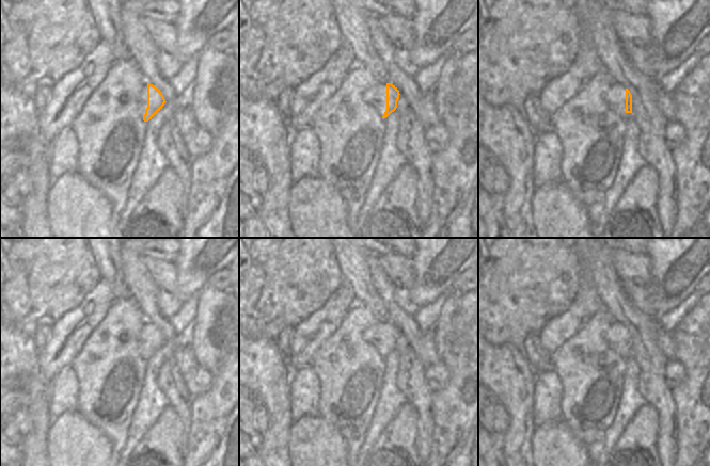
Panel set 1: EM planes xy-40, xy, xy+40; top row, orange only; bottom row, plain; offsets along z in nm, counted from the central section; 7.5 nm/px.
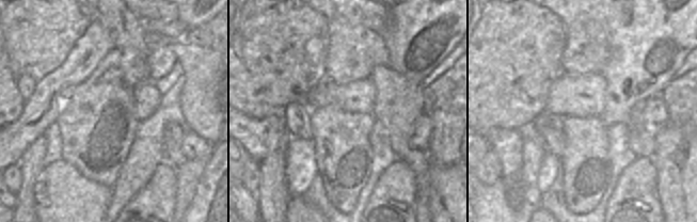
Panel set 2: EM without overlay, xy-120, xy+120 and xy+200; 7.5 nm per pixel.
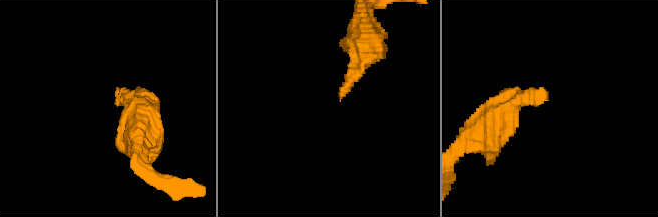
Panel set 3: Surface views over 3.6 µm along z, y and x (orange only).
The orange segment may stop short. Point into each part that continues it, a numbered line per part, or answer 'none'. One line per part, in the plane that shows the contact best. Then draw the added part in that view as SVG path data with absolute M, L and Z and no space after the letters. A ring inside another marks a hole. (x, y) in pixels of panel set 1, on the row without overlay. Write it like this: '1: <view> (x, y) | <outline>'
1: xy-40 (143, 334) | M145 322L139 334L139 351L142 356L145 353L146 347L147 347L147 322Z

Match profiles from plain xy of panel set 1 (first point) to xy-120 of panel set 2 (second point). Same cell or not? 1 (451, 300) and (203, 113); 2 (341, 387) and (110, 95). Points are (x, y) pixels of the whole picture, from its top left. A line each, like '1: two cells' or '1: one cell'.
1: one cell
2: one cell

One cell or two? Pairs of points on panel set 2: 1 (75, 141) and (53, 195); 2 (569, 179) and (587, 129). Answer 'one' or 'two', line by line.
1: two
2: one

